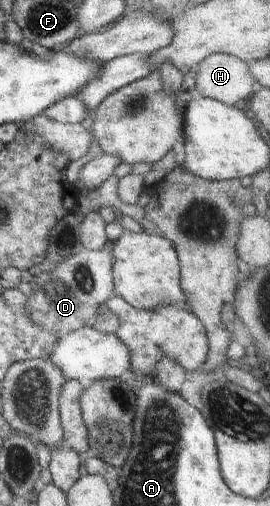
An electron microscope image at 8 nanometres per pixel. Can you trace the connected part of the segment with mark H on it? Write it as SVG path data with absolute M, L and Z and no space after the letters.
M222 52L208 54L196 69L195 94L202 98L220 100L229 106L241 105L250 97L254 81L249 63Z

